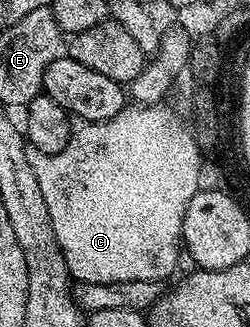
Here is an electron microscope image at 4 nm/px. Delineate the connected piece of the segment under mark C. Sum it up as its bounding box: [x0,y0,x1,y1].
[28,107,197,282]

